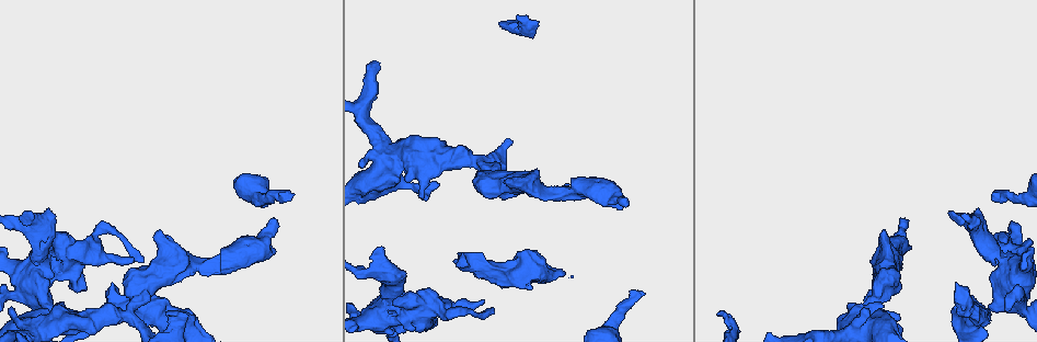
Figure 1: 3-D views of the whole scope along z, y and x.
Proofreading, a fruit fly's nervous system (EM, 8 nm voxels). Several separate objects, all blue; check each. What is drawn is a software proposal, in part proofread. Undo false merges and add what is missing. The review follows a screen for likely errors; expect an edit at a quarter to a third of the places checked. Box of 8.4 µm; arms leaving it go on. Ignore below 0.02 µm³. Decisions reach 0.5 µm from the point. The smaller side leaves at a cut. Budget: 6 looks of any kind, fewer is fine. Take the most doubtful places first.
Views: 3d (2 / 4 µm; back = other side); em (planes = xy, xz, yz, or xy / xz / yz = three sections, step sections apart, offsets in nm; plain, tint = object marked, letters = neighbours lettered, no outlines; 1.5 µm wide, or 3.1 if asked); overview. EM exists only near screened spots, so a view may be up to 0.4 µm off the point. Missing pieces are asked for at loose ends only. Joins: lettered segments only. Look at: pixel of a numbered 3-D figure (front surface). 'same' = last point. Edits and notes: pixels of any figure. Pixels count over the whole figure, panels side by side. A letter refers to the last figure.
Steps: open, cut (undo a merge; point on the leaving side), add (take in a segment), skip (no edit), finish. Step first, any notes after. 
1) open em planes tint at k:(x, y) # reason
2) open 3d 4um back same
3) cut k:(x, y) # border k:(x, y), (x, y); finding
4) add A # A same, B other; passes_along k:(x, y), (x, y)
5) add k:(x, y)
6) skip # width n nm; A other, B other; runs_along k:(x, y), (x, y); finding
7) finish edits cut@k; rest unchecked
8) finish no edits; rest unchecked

open em planes tint at 1:(292, 194) # long arm stops here

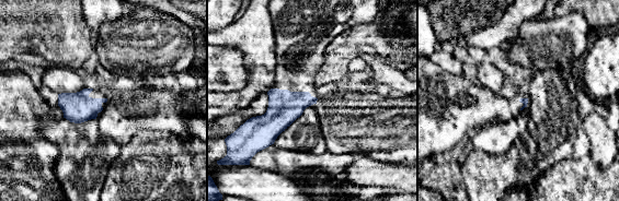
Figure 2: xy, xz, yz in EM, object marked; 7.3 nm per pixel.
open em planes letters same

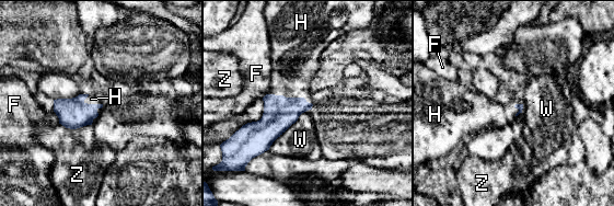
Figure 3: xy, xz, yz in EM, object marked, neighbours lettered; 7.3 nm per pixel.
add H # F other, H same, W other, Z other; passes_along 3:(279, 113), (290, 98), (294, 65); the neuron continues

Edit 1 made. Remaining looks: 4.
open em xz step 8 tint at 1:(27, 210) # an open end

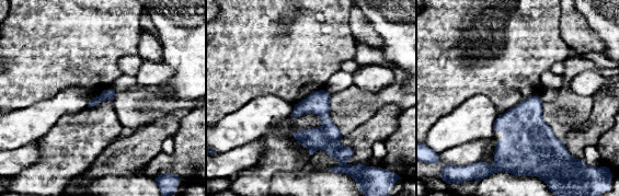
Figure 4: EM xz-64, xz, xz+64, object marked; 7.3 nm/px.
open em planes letters same # cut it another way

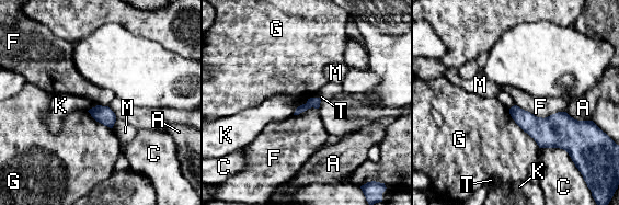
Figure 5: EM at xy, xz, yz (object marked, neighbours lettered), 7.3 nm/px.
skip # A other, C other, F other, G other, K other, M other, T other; border 5:(310, 98), (300, 104), (293, 114); no lettered segment goes on from it

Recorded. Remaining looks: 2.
finish edits add@3; rest unchecked

